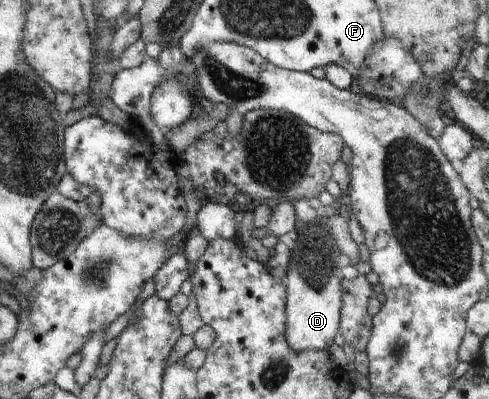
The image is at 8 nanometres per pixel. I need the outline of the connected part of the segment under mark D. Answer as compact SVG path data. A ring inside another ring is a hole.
M320 217L310 223L298 223L298 248L292 250L288 262L286 337L291 349L300 351L319 351L332 346L338 328L342 325L344 282L340 268L345 265L340 245L335 241L331 229L327 225L330 217Z

